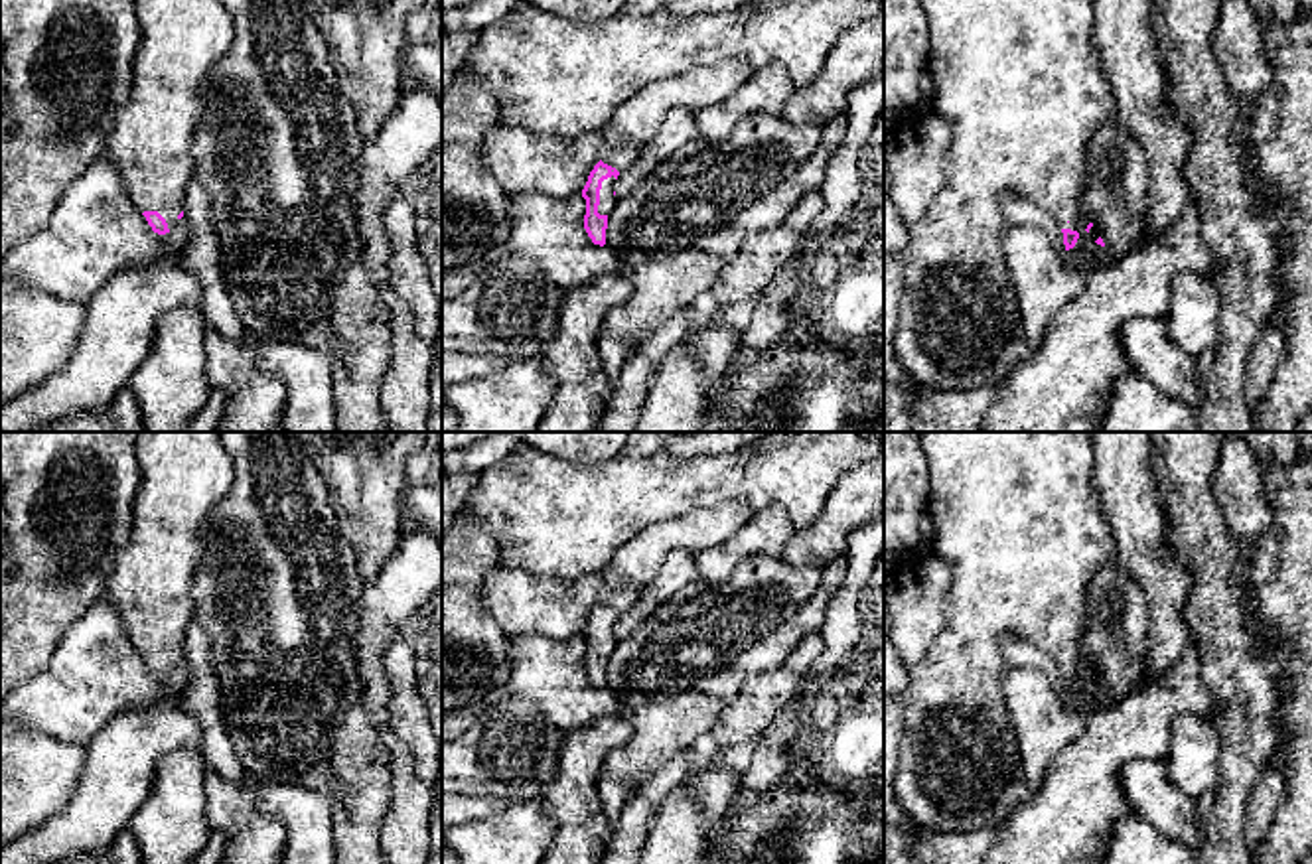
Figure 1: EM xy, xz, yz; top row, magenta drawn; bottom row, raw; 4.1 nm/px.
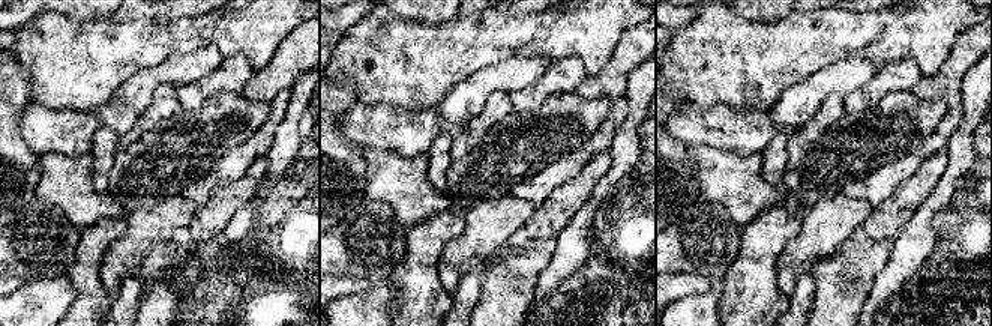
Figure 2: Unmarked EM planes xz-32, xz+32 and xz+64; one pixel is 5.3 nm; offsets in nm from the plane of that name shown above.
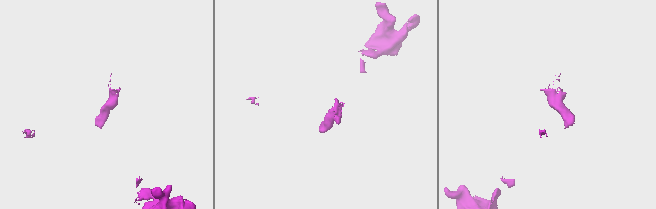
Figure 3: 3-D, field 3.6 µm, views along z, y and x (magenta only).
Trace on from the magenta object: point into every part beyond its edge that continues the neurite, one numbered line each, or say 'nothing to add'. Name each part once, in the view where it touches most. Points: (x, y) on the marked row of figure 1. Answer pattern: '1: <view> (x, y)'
1: xz (606, 194)

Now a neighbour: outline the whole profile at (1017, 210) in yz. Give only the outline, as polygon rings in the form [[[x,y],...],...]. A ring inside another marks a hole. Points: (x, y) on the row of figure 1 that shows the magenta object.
[[[1004,191],[1000,195],[1000,205],[1002,205],[1006,223],[1028,225],[1044,233],[1057,252],[1065,251],[1063,233],[1054,213],[1050,213],[1048,209],[1044,209],[1042,205],[1034,201],[1020,197],[1014,191]]]

